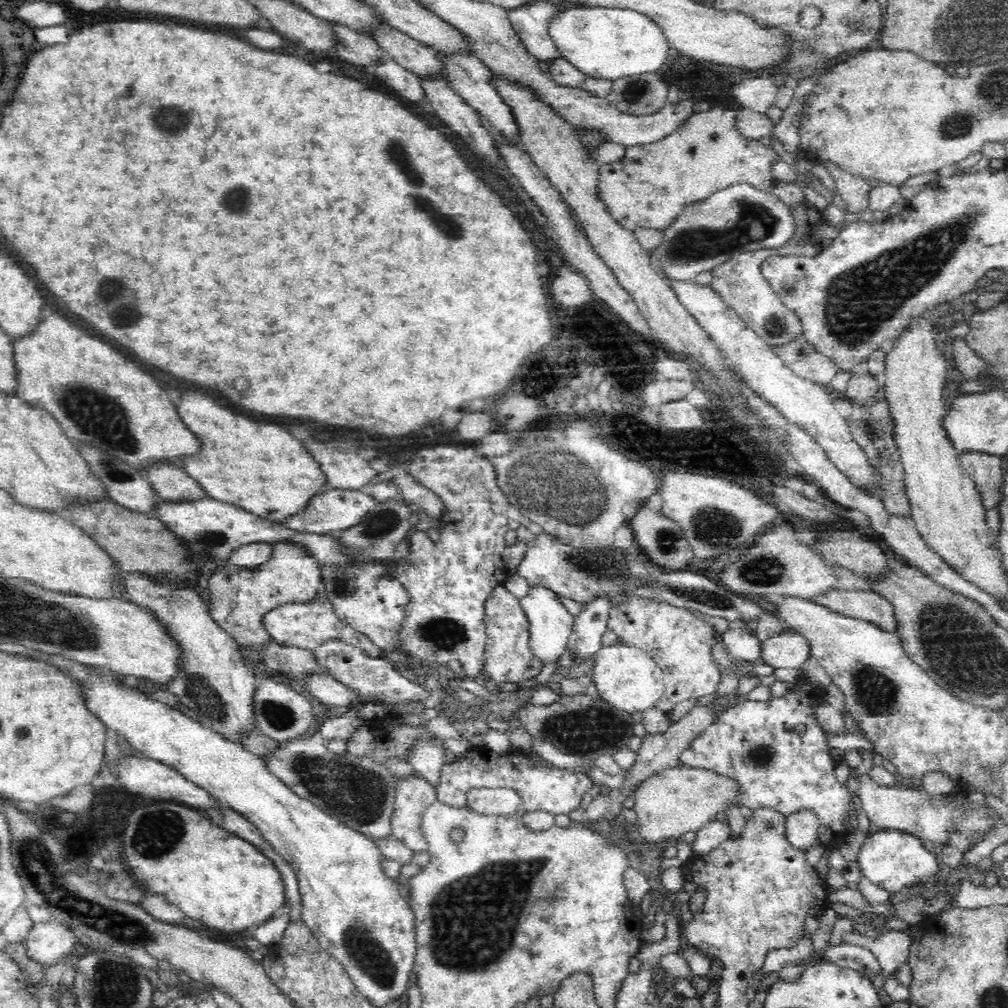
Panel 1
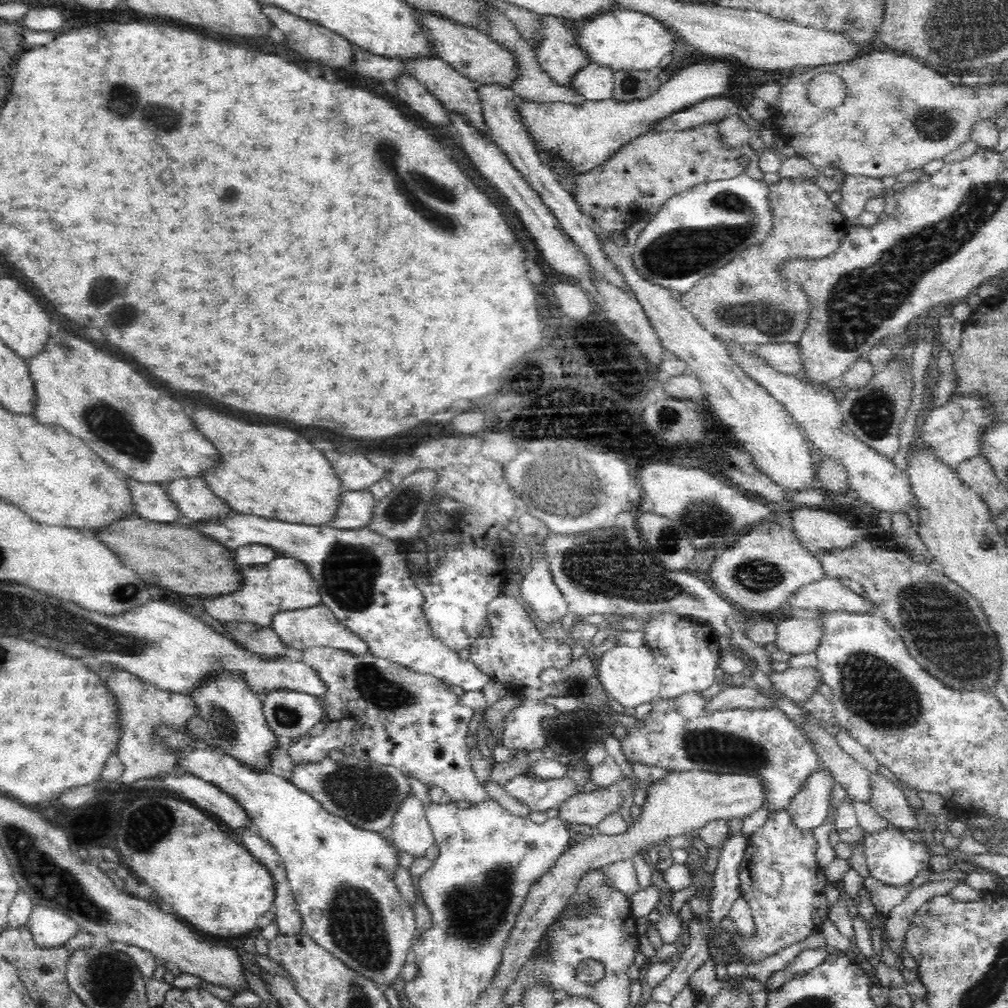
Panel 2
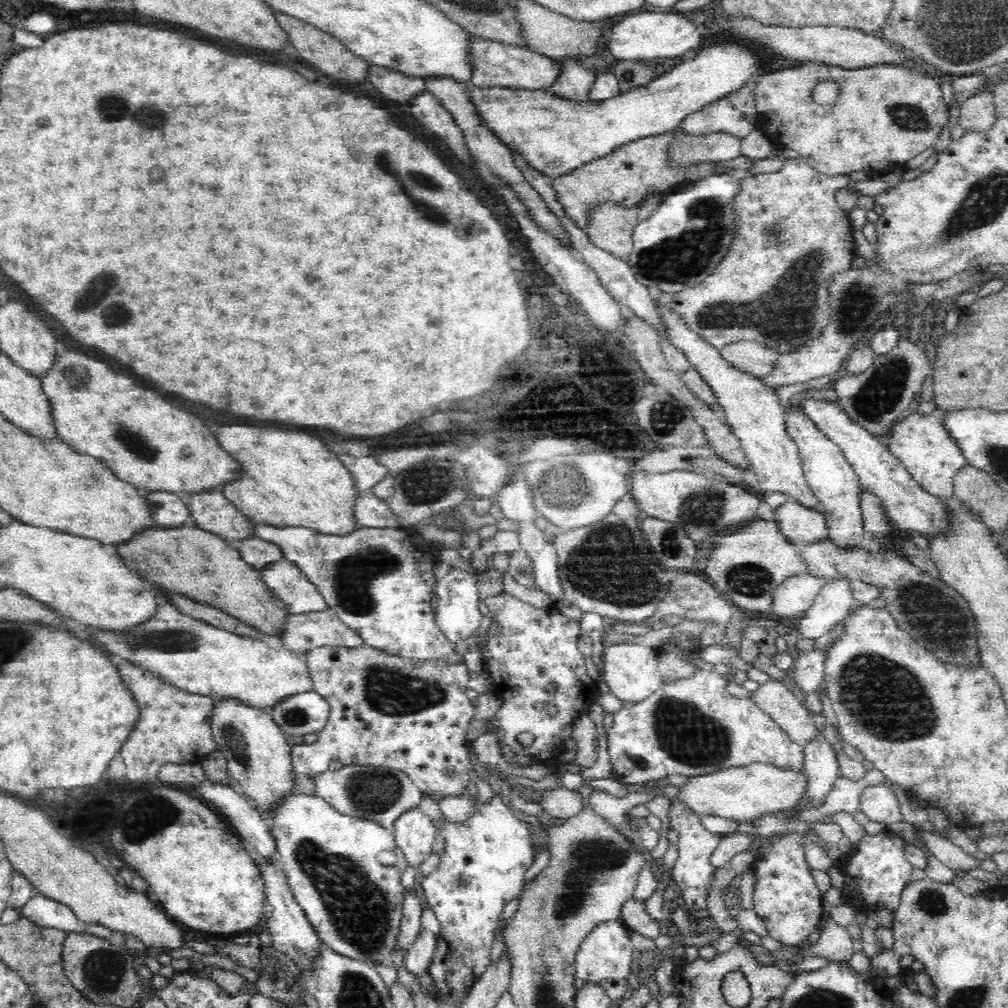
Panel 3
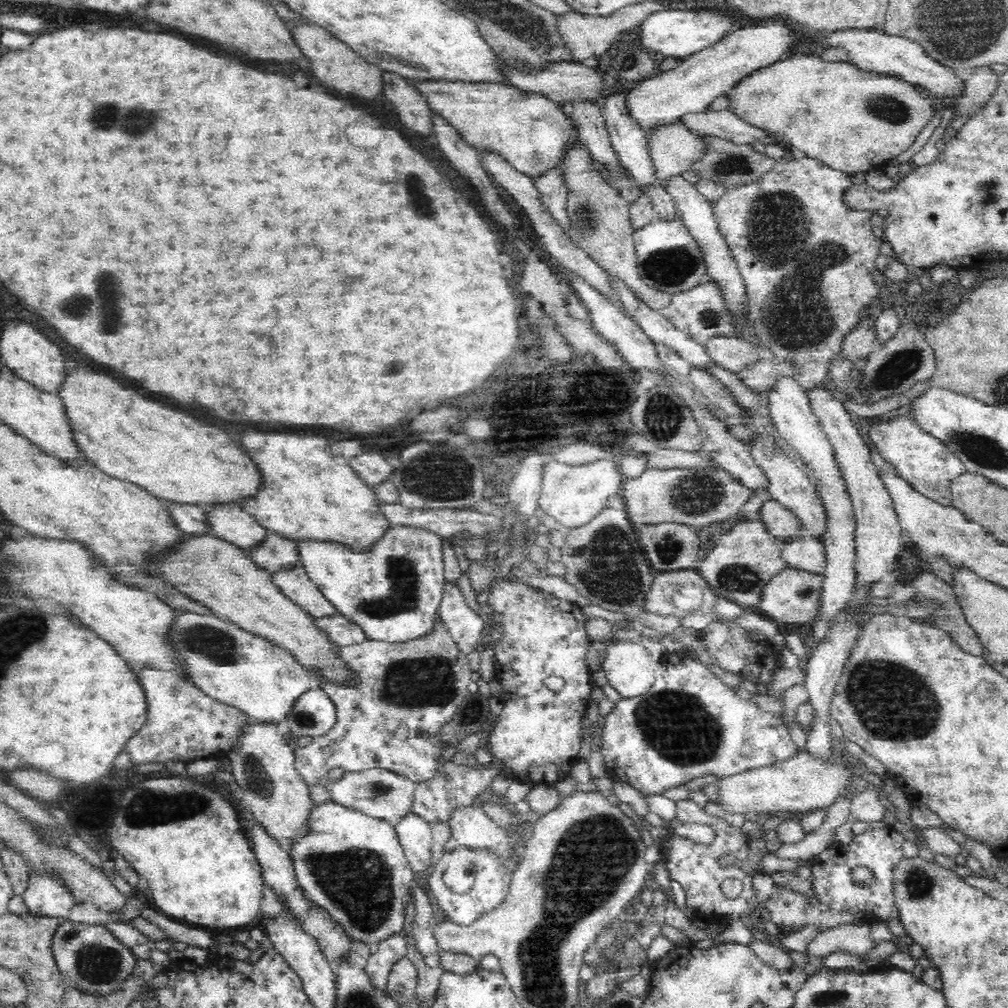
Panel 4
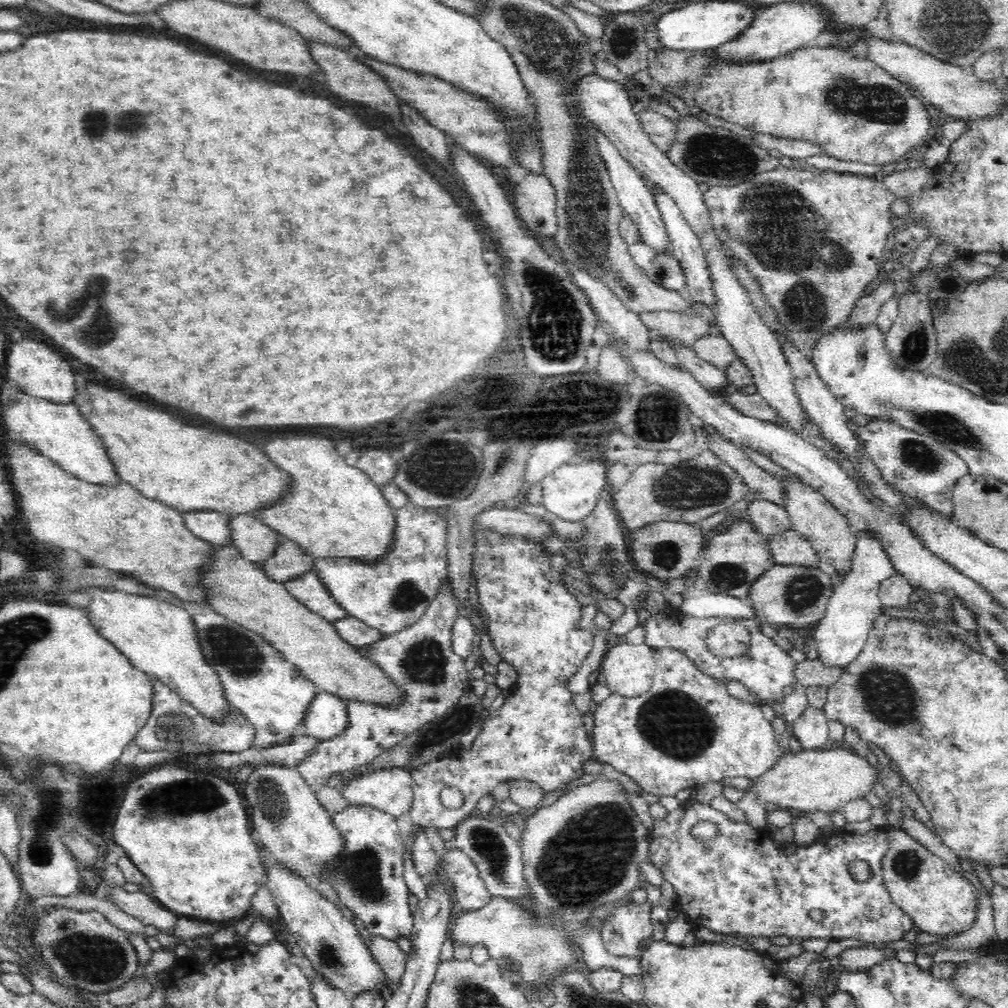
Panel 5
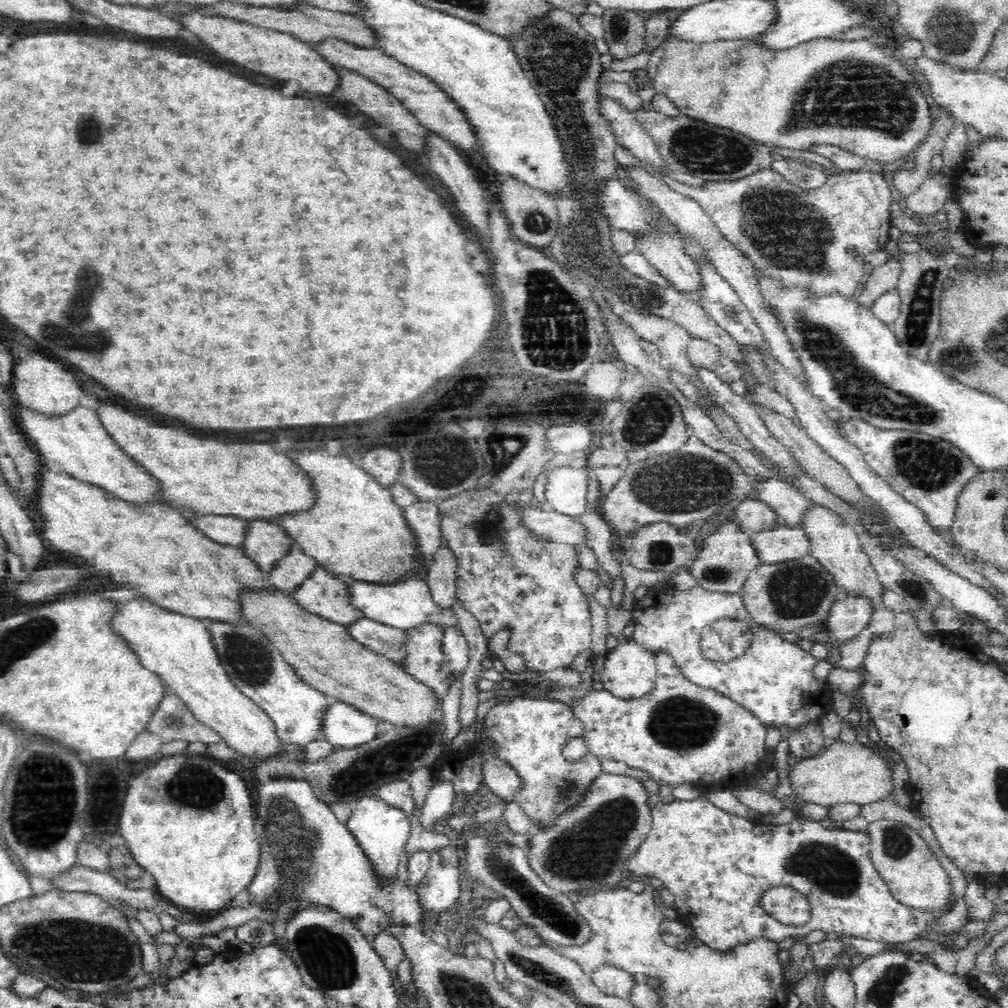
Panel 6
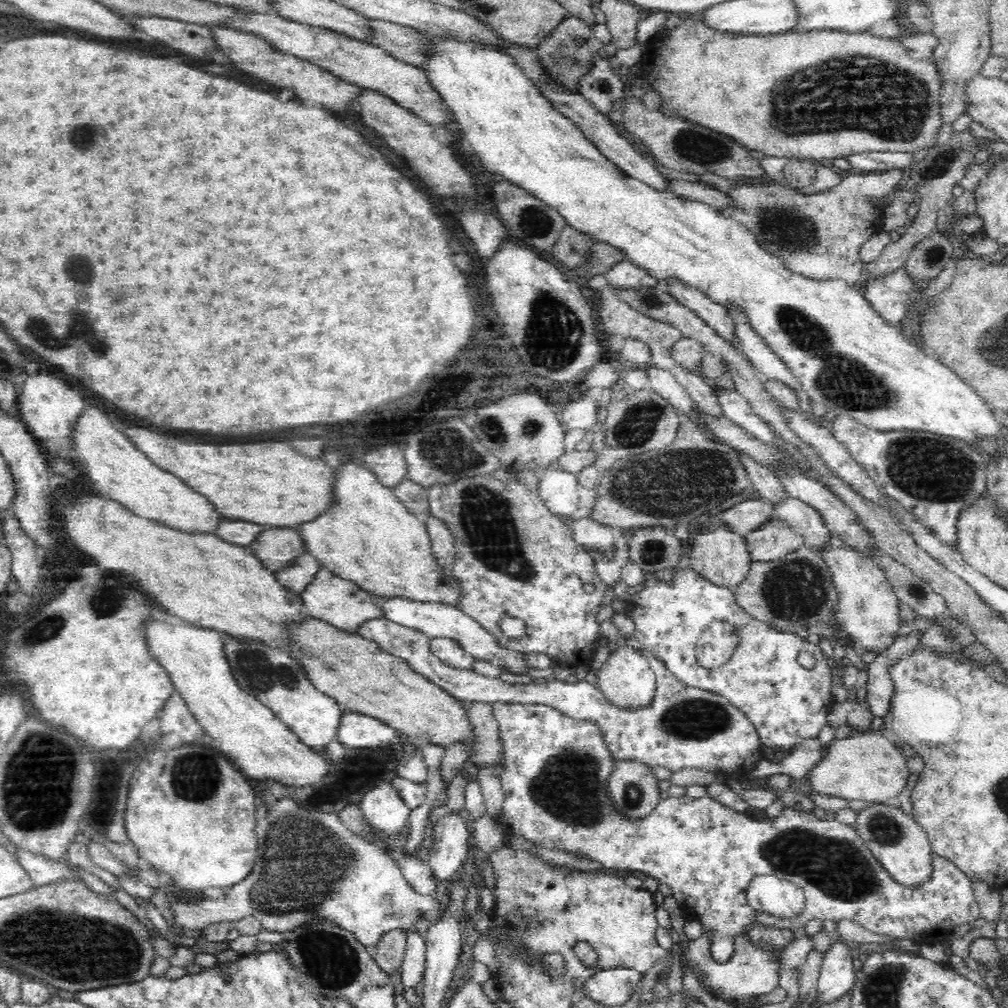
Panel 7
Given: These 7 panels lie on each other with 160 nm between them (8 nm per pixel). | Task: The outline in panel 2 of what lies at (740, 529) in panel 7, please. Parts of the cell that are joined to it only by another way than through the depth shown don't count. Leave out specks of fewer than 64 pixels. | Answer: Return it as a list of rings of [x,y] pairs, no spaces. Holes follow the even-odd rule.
[[[792,505],[792,526],[793,534],[799,538],[800,544],[813,554],[824,551],[841,549],[862,540],[862,529],[852,527],[848,521],[825,509],[819,510],[816,507]]]

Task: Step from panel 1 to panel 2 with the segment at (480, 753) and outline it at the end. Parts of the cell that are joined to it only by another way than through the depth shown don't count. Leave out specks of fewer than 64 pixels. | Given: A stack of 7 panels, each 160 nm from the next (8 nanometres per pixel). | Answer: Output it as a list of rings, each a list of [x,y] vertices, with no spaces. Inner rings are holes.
[[[526,774],[515,776],[504,788],[510,796],[526,804],[531,812],[558,808],[569,796],[578,791],[575,782],[565,776],[538,781]]]

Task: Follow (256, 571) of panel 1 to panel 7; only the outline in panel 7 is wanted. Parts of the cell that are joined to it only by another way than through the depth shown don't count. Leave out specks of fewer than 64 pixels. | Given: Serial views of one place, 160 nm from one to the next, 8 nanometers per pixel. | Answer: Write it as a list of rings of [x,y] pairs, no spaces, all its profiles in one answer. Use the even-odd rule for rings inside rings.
[[[324,567],[319,569],[316,578],[310,582],[301,596],[303,598],[303,612],[307,616],[338,628],[338,631],[352,635],[358,634],[366,622],[385,616],[380,598],[377,599],[355,582],[343,579]]]

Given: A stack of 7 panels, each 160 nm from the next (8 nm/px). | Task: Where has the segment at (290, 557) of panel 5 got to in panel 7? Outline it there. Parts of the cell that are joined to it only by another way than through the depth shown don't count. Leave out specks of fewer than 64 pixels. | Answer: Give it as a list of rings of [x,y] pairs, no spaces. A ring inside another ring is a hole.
[[[307,552],[304,556],[295,559],[294,564],[284,570],[275,573],[278,582],[290,588],[293,592],[304,593],[310,582],[316,578],[321,564],[312,553]]]

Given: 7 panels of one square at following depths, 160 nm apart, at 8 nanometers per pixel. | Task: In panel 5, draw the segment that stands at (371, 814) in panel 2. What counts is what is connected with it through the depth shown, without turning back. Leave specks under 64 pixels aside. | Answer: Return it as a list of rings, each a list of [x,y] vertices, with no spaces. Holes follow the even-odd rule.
[[[405,768],[364,772],[340,790],[351,805],[367,804],[397,817],[408,813],[414,800],[411,772]]]

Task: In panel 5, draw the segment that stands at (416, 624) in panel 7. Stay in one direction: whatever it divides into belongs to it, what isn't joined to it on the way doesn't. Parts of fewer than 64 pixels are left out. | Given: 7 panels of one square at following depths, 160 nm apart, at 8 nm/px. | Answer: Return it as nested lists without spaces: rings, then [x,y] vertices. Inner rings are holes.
[[[408,503],[395,510],[396,532],[393,551],[382,556],[376,566],[366,566],[355,559],[327,559],[314,557],[315,568],[320,573],[333,598],[344,608],[350,617],[356,618],[371,628],[380,630],[385,636],[412,626],[439,594],[442,577],[447,576],[447,522],[437,509]]]

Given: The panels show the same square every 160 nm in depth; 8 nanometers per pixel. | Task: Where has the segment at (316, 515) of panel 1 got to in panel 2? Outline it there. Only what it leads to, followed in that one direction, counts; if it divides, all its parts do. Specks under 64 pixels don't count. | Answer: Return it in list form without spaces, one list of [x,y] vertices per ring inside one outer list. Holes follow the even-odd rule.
[[[348,490],[342,494],[342,502],[333,523],[334,528],[356,530],[373,522],[377,498],[368,490]]]

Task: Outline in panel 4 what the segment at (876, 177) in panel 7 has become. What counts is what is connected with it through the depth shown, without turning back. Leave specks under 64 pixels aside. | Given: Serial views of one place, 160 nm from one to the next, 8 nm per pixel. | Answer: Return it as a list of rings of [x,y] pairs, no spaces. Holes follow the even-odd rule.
[[[804,157],[794,159],[790,162],[777,161],[773,169],[764,174],[758,181],[753,184],[742,184],[732,189],[727,189],[716,202],[714,202],[713,213],[718,219],[718,224],[724,239],[728,241],[728,247],[738,264],[738,269],[748,285],[748,297],[750,297],[750,323],[756,327],[762,344],[768,350],[769,356],[780,357],[784,359],[793,371],[793,377],[802,385],[802,388],[811,387],[812,385],[822,385],[822,380],[826,378],[828,362],[840,352],[843,338],[848,334],[858,320],[860,312],[864,307],[873,302],[875,296],[880,293],[880,286],[870,274],[876,268],[876,260],[880,258],[880,246],[884,239],[880,232],[872,224],[872,216],[877,211],[866,209],[851,209],[846,205],[845,195],[851,187],[854,186],[854,180],[850,180],[847,172],[836,170],[818,160]]]

